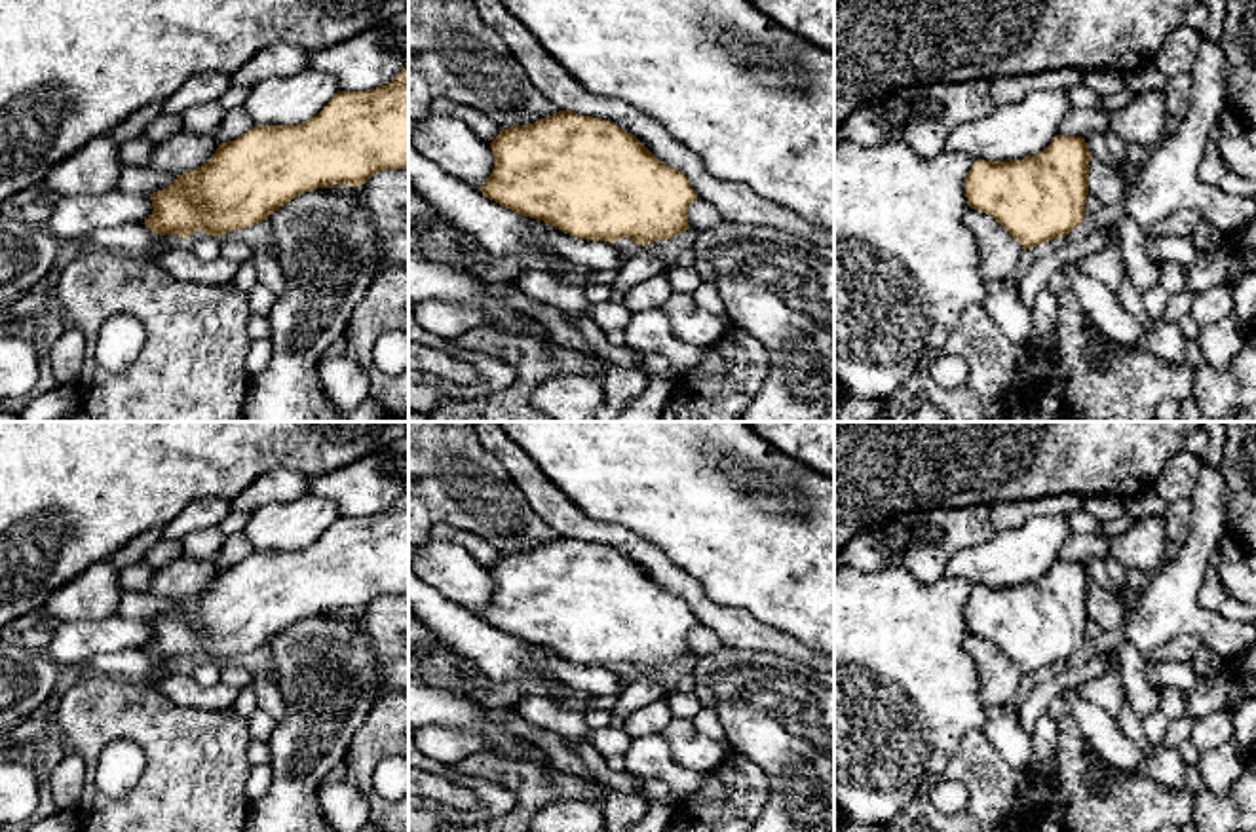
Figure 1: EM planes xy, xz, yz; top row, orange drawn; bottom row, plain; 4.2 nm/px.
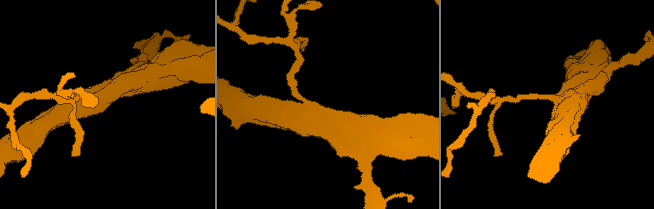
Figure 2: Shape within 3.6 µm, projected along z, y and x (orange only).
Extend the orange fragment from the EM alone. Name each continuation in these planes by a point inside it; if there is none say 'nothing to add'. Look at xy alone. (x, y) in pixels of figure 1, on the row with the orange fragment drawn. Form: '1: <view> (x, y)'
nothing to add

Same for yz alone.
nothing to add

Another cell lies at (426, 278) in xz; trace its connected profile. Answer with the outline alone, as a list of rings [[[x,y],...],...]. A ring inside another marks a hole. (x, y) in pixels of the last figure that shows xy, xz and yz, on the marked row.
[[[409,251],[409,302],[418,304],[428,298],[479,306],[492,329],[509,336],[530,336],[553,344],[542,321],[509,308],[490,293],[490,283],[483,277],[435,260],[424,260]]]

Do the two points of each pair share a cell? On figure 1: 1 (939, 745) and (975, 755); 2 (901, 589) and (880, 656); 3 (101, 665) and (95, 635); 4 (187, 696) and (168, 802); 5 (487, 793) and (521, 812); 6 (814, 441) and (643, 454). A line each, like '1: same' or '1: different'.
1: different
2: same
3: different
4: different
5: different
6: different

